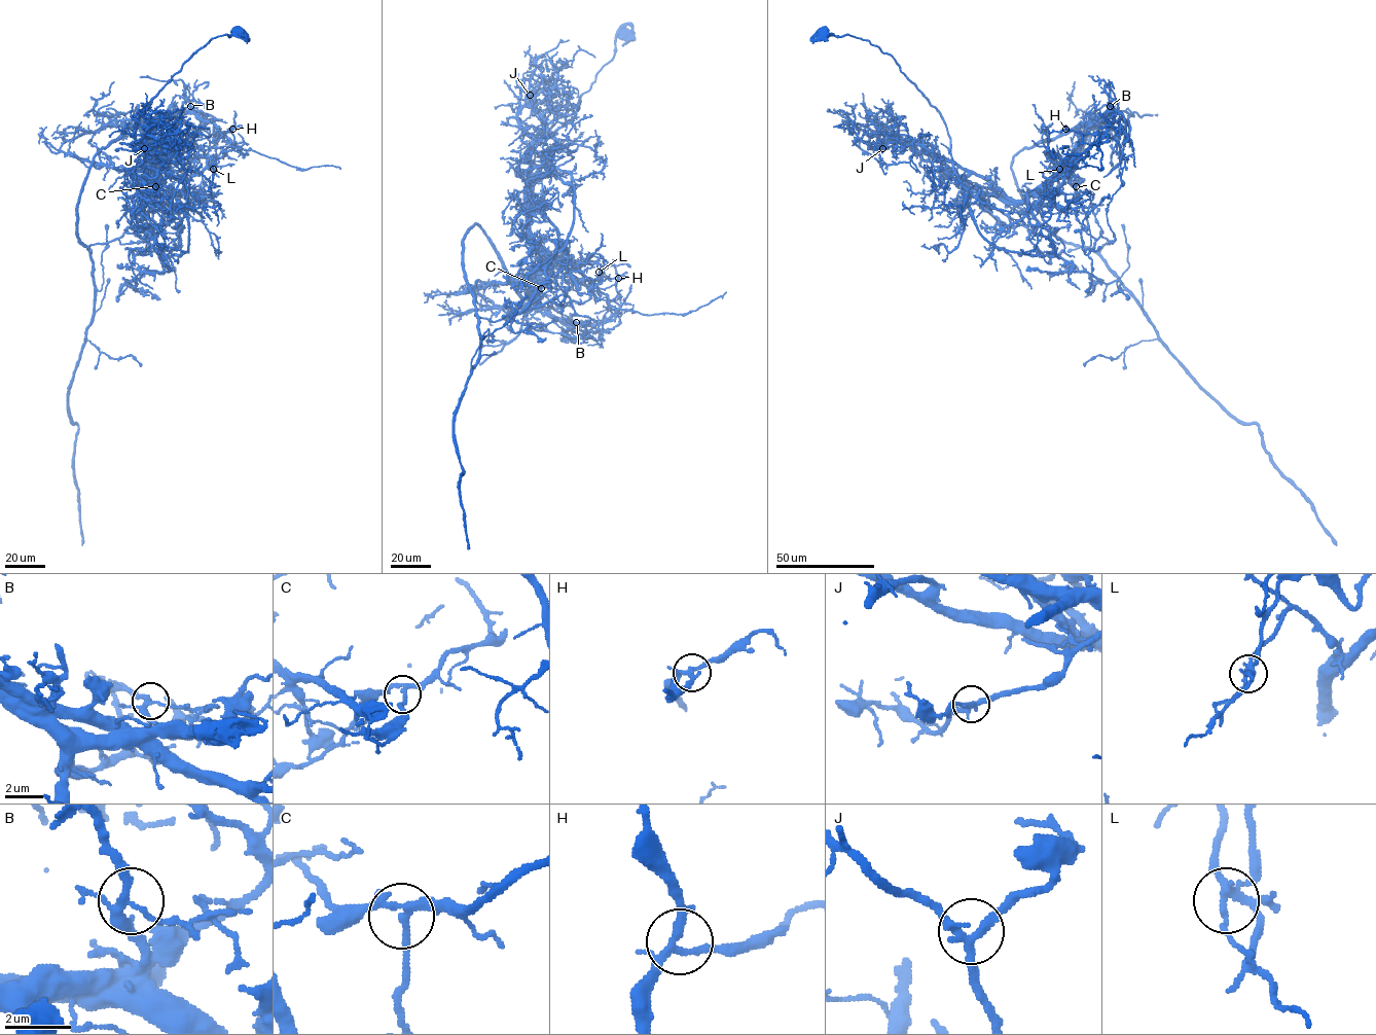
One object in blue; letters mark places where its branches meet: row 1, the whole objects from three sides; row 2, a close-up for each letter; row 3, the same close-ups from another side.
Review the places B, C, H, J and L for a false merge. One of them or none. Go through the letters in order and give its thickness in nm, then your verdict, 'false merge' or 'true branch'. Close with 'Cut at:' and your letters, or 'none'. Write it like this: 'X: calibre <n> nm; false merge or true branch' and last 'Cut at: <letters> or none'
B: calibre 240 nm; true branch
C: calibre 200 nm; true branch
H: calibre 200 nm; true branch
J: calibre 240 nm; true branch
L: calibre 190 nm; false merge
Cut at: L

